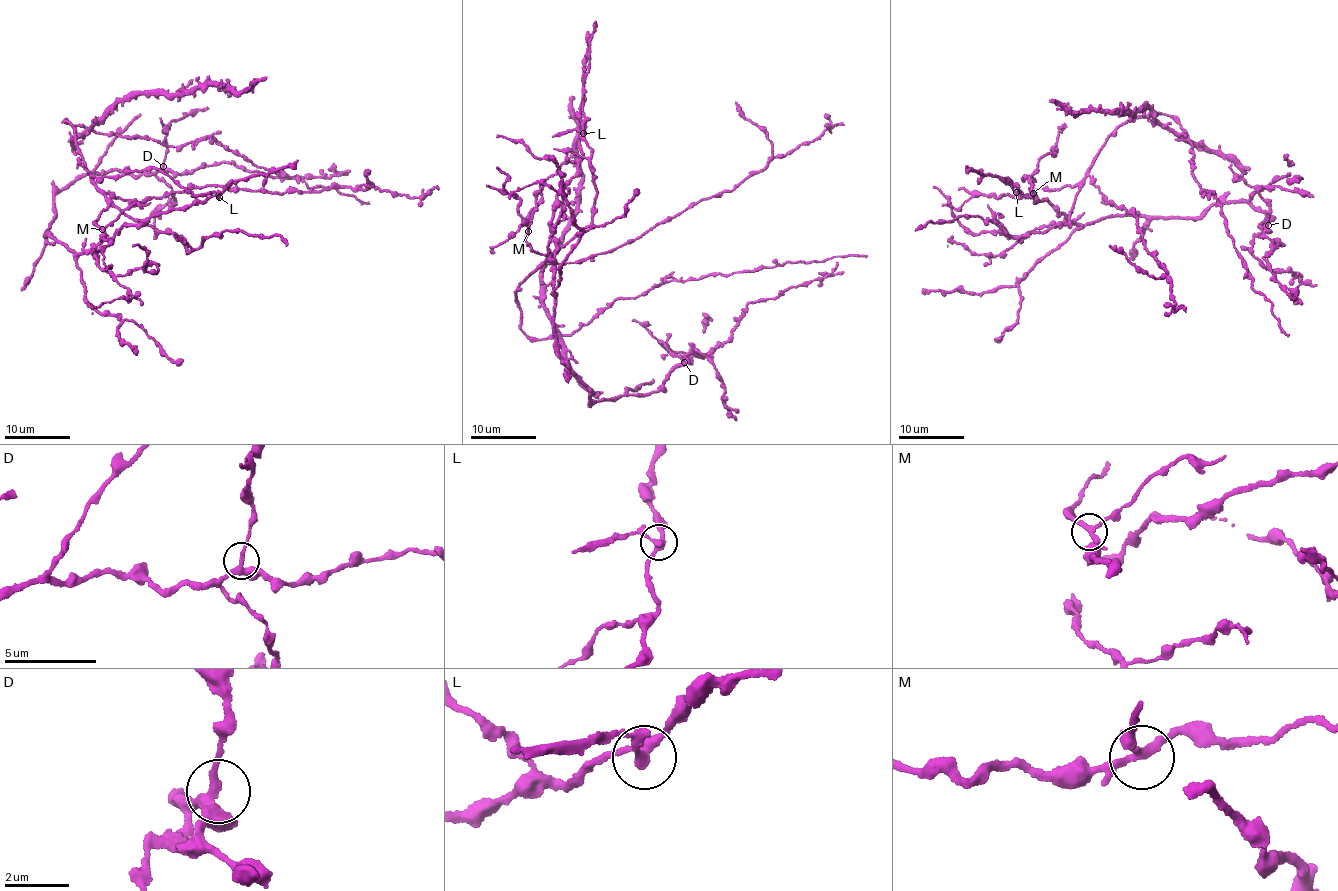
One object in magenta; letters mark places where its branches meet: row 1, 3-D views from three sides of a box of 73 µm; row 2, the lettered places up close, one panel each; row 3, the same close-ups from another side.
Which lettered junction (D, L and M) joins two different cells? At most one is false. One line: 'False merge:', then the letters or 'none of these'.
False merge: L

